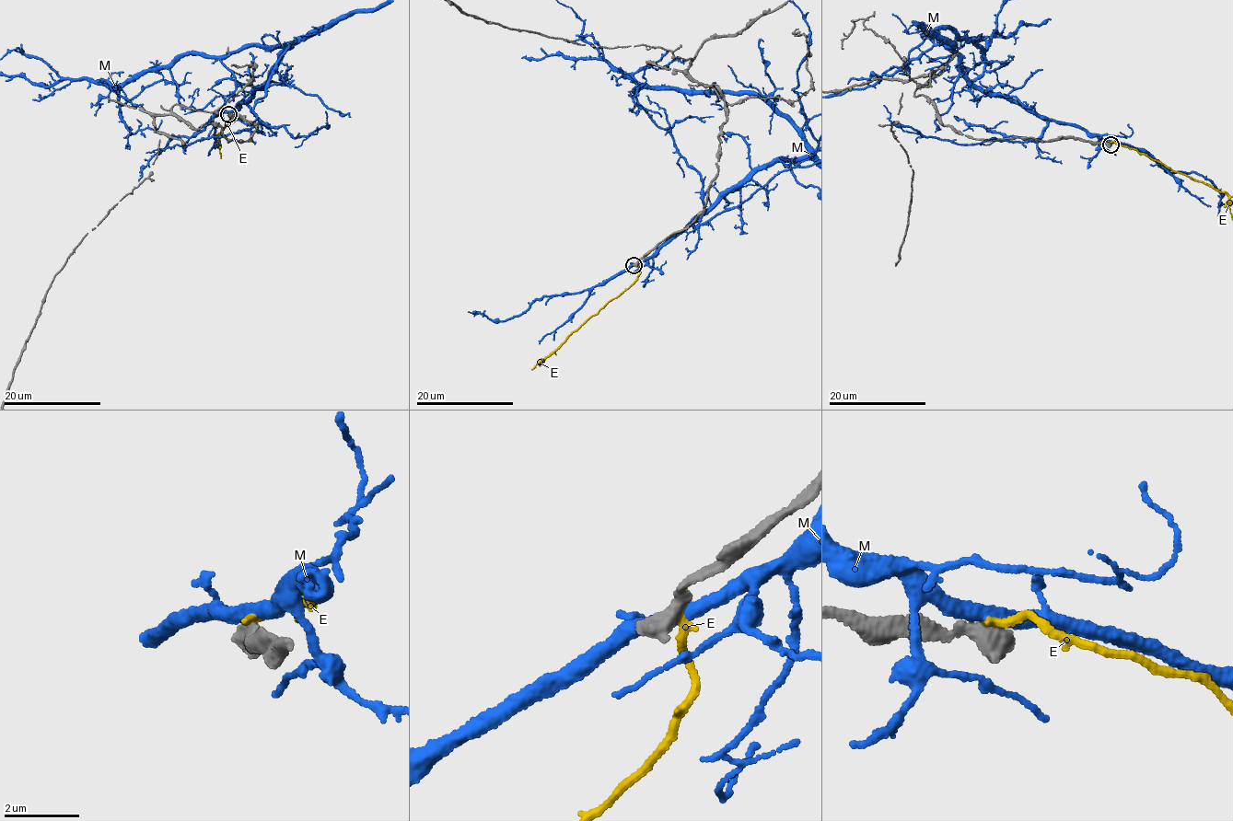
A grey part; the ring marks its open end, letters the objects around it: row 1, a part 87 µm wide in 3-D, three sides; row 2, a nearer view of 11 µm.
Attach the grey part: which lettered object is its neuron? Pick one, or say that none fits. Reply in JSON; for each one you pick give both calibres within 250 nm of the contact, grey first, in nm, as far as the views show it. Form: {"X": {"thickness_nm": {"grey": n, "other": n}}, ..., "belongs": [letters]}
{"belongs": []}

